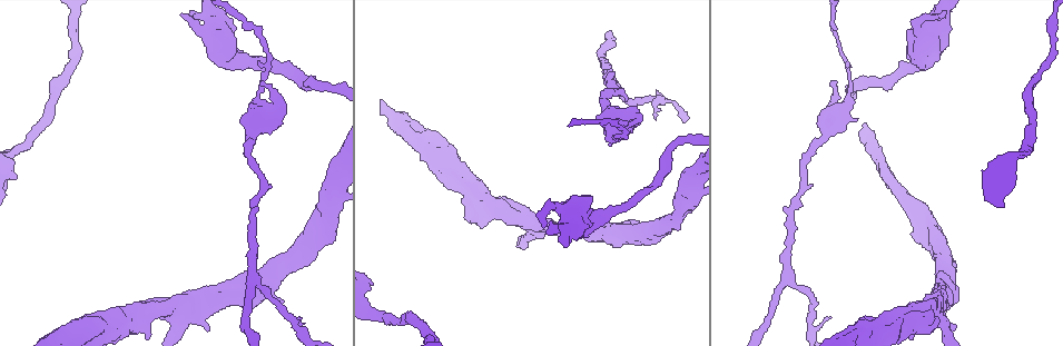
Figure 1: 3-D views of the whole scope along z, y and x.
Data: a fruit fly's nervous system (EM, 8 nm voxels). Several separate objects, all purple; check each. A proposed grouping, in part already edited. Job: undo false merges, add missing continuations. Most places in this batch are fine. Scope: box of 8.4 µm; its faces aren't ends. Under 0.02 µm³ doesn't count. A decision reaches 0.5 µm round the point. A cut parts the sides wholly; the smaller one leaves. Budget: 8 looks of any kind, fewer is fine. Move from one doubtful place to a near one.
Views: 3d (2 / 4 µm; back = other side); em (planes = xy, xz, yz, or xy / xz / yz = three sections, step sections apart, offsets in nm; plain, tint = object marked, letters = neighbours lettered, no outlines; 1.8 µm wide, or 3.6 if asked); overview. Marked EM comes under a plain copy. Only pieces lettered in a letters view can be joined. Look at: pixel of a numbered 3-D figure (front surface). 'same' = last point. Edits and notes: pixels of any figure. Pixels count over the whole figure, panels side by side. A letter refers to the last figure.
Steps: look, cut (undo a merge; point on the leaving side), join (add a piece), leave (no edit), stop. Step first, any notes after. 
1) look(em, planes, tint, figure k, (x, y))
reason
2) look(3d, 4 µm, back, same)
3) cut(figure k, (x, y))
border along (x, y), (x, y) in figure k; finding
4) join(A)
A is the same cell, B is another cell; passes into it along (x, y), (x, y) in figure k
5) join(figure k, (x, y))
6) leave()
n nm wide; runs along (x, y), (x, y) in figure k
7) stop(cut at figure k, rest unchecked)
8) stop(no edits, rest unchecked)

look(3d, 4 µm, figure 1, (542, 207))
branch stops here

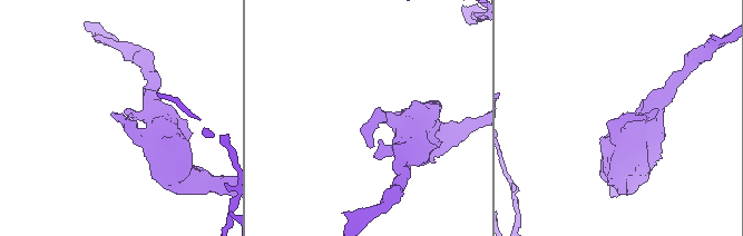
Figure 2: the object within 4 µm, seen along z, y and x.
look(em, planes, tint, figure 2, (369, 123))

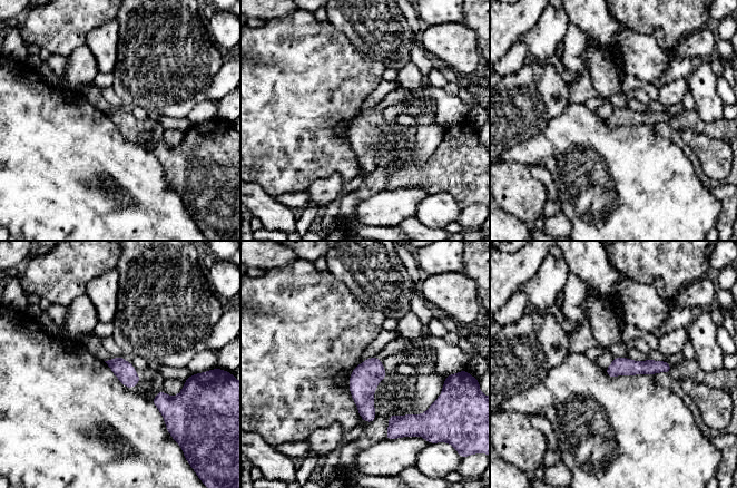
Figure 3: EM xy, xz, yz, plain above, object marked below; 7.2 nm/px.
look(em, planes, letters, same)

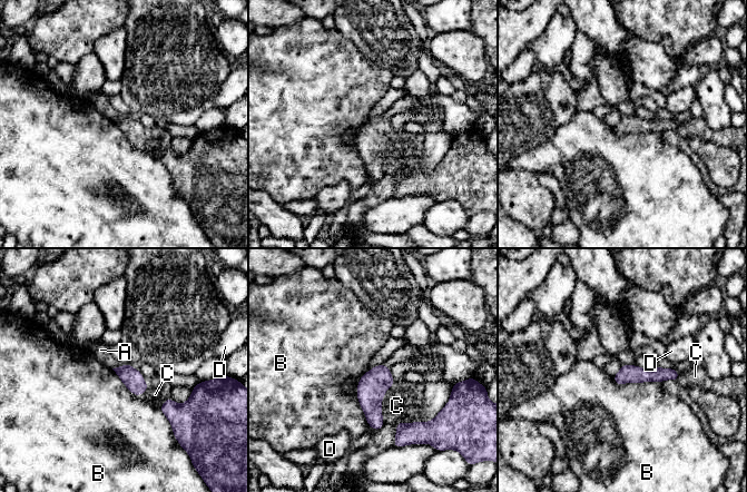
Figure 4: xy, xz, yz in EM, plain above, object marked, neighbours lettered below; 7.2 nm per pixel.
leave()
A, B, C and D are other cells; border along (367, 370), (357, 384), (366, 423) in figure 4; no lettered piece goes on from it

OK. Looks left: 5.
look(em, planes, letters, figure 1, (830, 83))
an open end

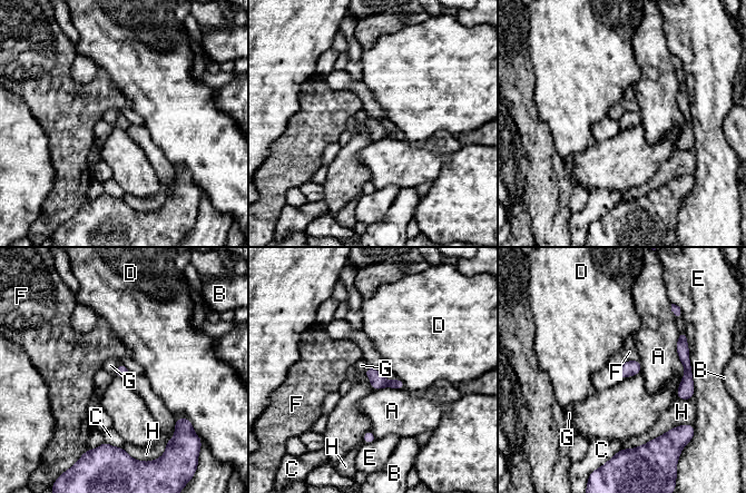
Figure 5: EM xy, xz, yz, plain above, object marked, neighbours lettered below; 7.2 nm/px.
leave()
A, B, C, D, E, F, G and H are other cells; border along (118, 364), (115, 374) in figure 5; none of them fits

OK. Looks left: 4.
look(3d, 4 µm, figure 1, (488, 203))
arms part here

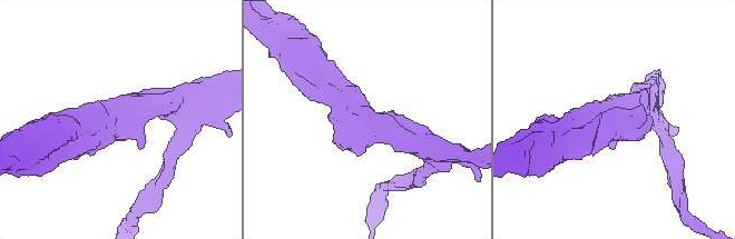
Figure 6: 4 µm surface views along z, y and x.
look(em, 3.6 µm, planes, letters, figure 6, (621, 119))

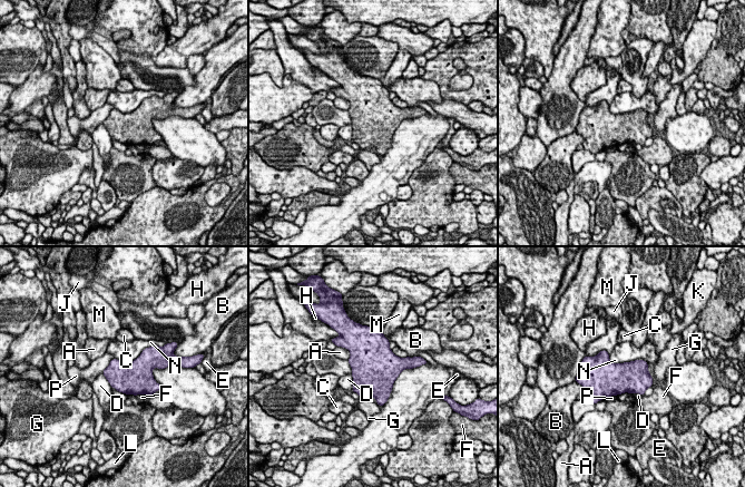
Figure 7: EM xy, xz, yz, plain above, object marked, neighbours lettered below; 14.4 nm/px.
leave()
A, B, C, D, E, F, G, H, J, K, L, M, N and P are other cells; border along (608, 354), (613, 362), (648, 363) in figure 7; one neuron here

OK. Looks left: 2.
stop(no edits, rest unchecked)

